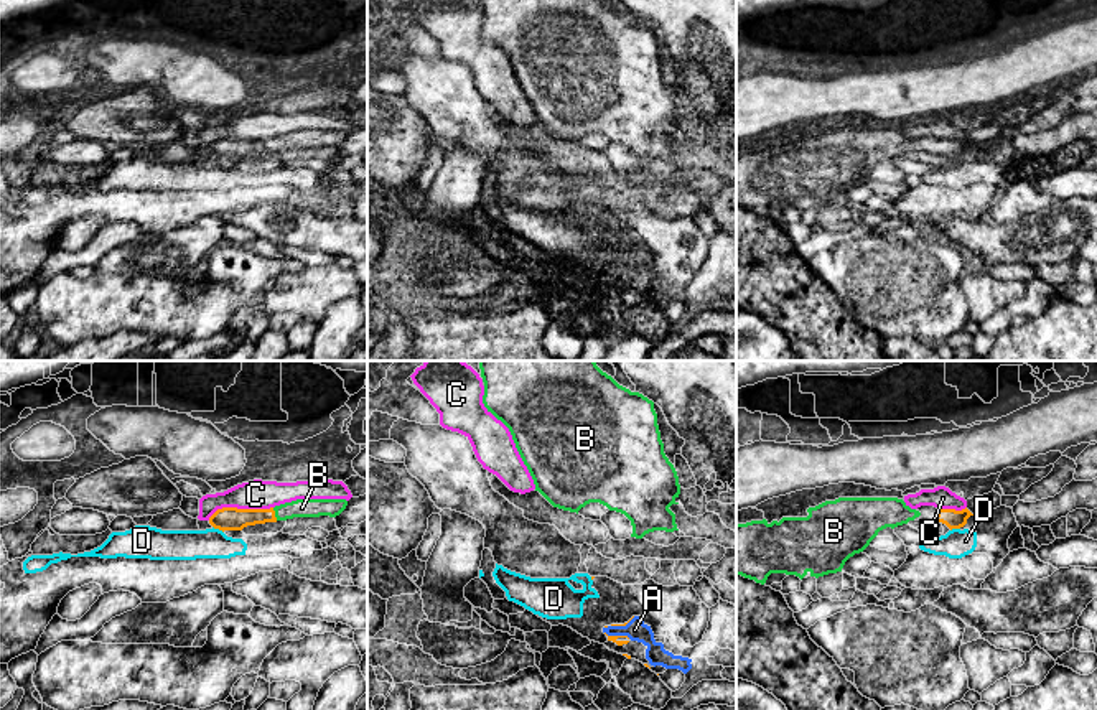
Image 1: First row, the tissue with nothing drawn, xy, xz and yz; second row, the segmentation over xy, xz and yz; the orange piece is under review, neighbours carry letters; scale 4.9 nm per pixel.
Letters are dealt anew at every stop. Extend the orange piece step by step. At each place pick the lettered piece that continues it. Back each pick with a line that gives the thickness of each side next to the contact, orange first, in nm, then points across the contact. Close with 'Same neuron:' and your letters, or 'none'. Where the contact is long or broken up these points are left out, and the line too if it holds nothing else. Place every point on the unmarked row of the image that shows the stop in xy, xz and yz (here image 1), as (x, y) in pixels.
B: 110 nm thick on the orange side, 100 nm on the other
Same neuron: B

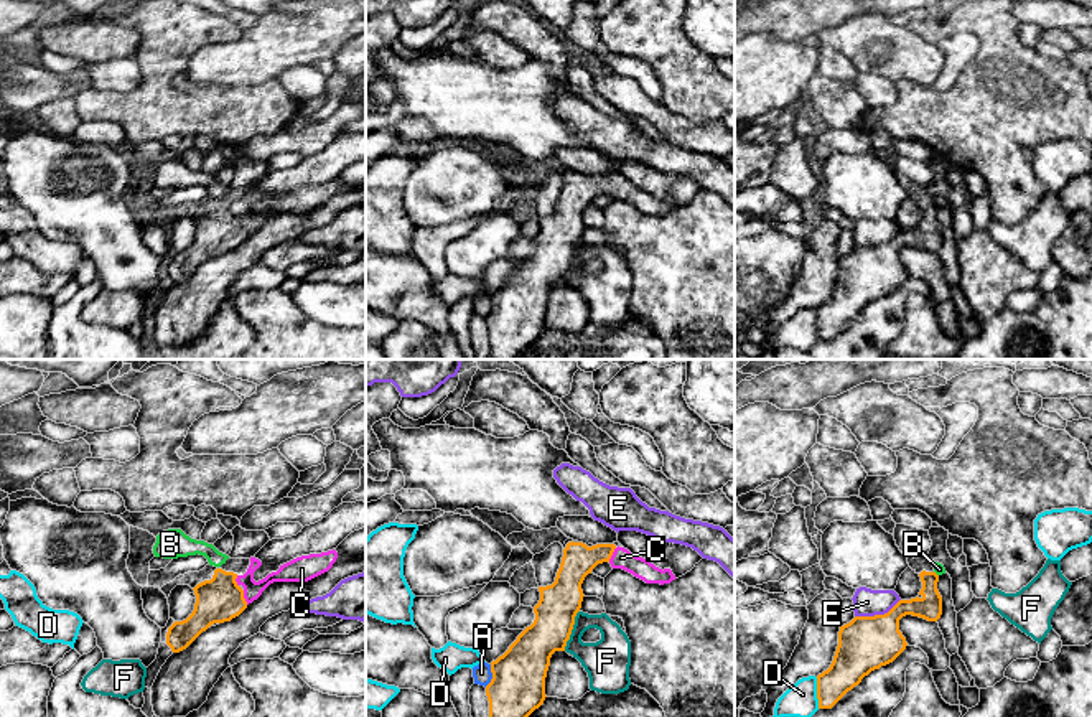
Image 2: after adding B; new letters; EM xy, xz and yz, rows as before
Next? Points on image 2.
C: 220 nm thick on the orange side, 90 nm on the other; runs through xy (218, 231), (242, 228), (269, 210), (287, 203)
Same neuron: C

